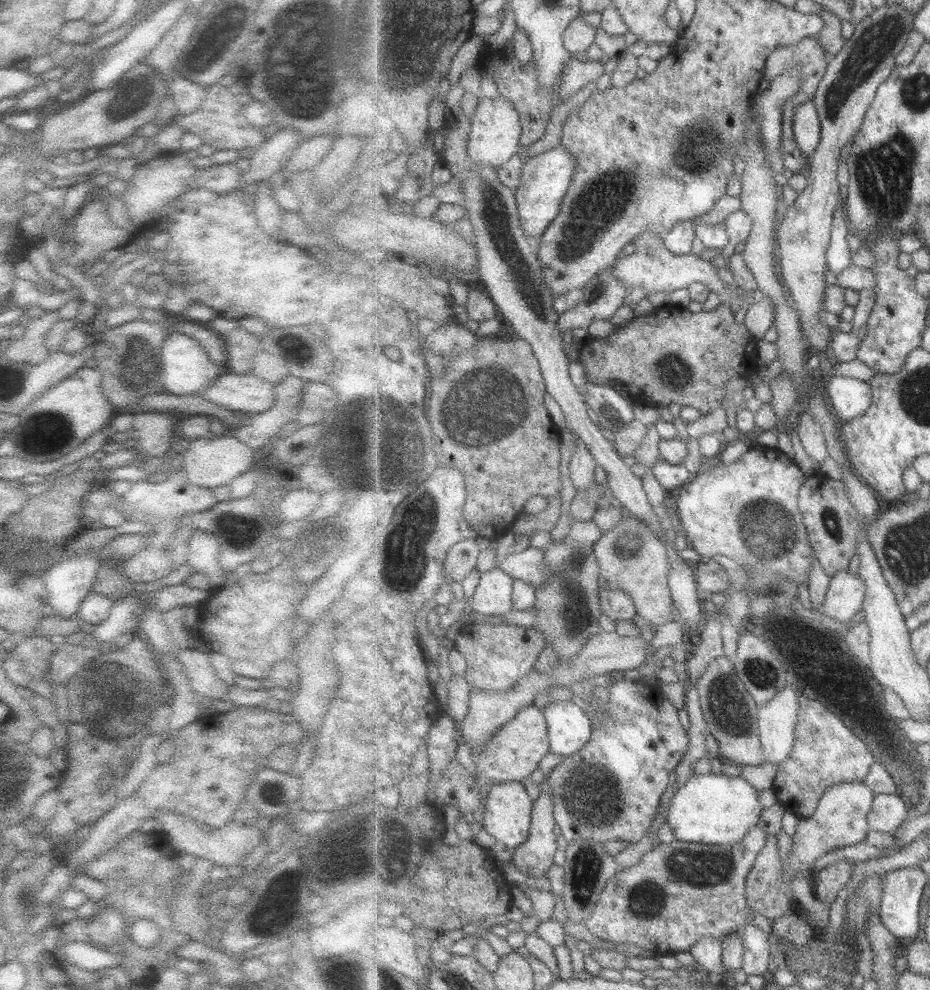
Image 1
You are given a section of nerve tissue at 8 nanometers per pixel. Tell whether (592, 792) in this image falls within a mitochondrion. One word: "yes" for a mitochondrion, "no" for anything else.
yes

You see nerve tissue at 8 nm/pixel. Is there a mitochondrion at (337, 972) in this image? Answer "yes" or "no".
no

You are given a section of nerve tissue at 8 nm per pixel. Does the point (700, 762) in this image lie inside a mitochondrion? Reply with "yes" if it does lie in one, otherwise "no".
no

